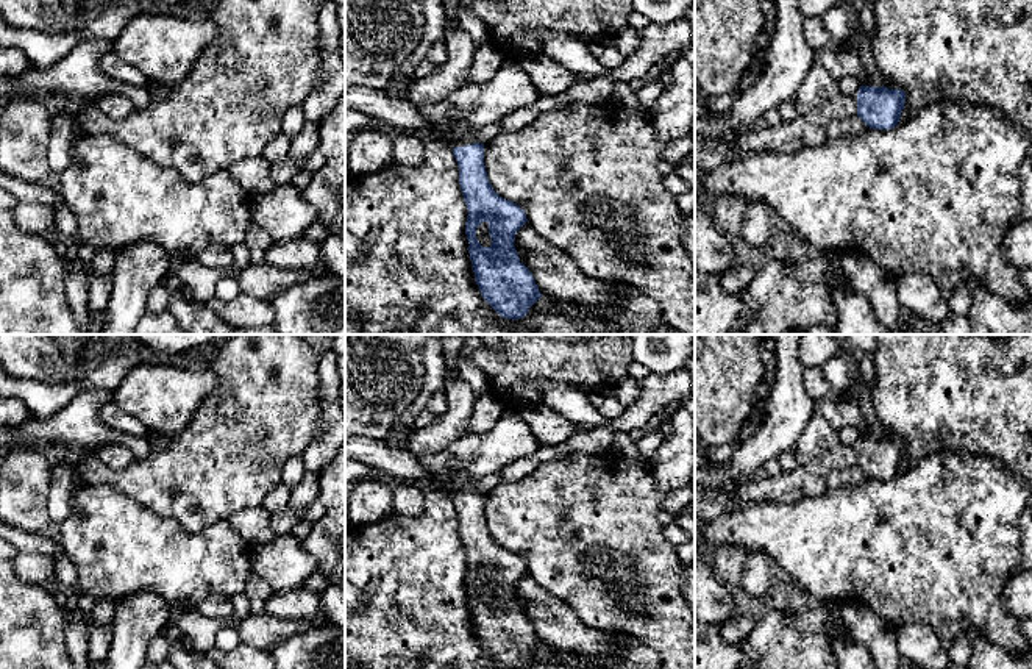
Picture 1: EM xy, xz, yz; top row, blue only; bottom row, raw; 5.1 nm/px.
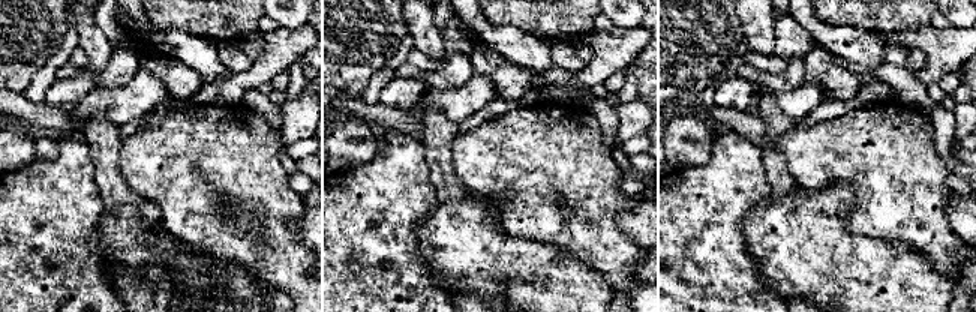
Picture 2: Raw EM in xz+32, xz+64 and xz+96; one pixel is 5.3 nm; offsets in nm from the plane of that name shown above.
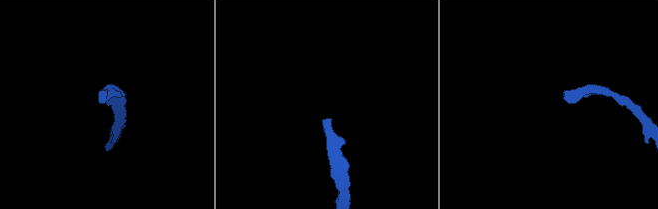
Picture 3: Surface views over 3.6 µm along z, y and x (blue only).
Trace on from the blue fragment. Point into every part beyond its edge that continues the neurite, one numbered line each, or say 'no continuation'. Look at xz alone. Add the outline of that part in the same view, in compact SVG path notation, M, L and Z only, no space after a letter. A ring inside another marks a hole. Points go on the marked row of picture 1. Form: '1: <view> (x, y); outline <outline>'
1: xz (461, 135); outline M465 123L456 125L451 131L448 131L451 136L451 145L464 147L478 142L475 138L476 131L476 128Z

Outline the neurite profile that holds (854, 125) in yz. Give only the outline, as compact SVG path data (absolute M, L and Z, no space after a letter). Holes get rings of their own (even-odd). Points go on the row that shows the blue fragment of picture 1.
M846 117L846 119L835 119L829 123L827 136L829 138L849 138L862 134L870 127L859 117Z

